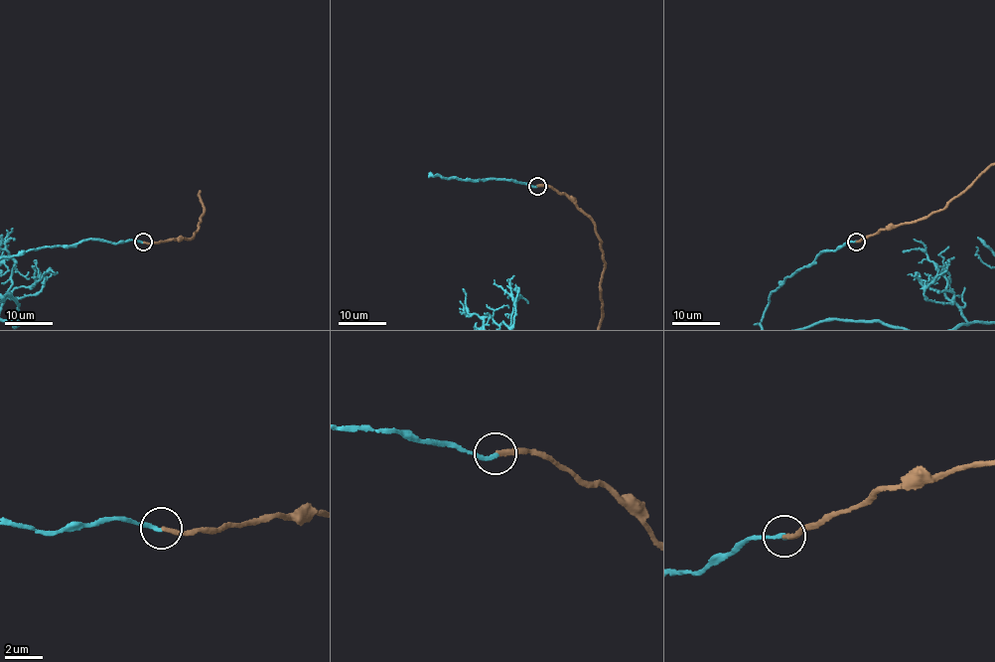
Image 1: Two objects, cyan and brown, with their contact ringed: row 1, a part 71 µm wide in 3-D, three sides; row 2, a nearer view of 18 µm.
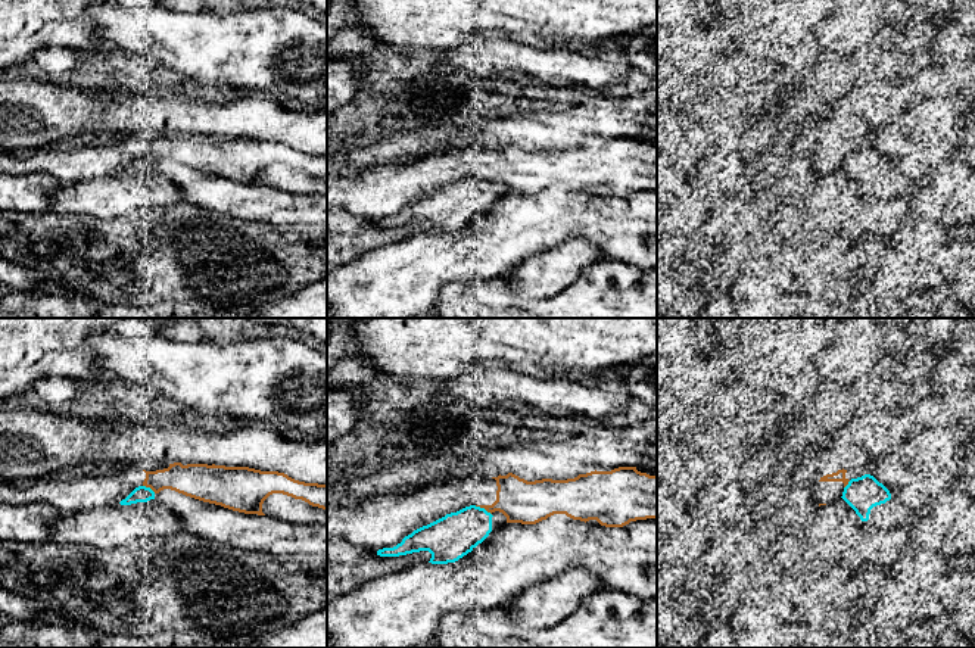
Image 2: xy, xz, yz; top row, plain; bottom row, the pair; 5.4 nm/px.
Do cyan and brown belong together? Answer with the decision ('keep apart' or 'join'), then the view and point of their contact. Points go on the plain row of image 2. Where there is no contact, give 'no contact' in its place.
keep apart | xz (483, 178)

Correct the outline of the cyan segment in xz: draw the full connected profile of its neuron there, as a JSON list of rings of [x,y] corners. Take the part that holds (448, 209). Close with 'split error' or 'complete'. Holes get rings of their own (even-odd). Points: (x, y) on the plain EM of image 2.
[[[470,175],[414,200],[396,216],[379,219],[377,225],[399,227],[429,221],[432,234],[455,233],[504,194],[507,187],[502,183],[490,184],[485,178]]] | split error

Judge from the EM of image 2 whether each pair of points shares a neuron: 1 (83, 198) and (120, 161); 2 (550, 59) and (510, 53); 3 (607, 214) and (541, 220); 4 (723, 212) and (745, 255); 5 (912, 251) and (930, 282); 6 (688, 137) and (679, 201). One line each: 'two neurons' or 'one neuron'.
1: two neurons
2: one neuron
3: one neuron
4: one neuron
5: one neuron
6: one neuron

